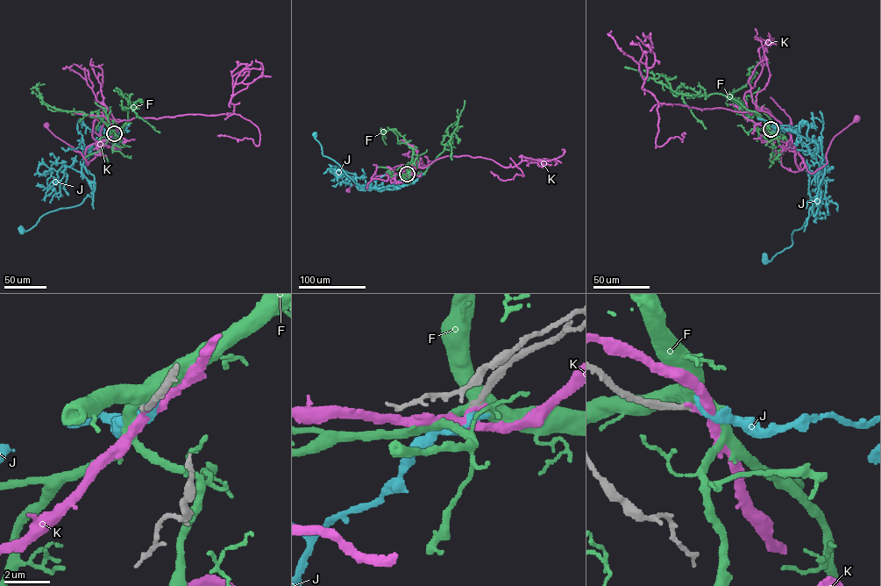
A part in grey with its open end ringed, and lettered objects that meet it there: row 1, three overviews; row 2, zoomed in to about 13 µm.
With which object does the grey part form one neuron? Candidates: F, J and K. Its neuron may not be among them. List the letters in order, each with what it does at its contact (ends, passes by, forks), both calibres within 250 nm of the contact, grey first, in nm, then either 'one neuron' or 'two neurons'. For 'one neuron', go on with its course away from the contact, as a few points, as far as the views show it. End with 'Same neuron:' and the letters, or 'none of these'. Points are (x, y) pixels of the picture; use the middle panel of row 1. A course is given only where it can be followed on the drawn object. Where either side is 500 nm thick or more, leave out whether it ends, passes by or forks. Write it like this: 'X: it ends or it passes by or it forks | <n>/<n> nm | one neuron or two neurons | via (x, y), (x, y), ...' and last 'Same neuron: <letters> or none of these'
F: 280/500 nm | two neurons
J: it ends | 240/360 nm | two neurons
K: it passes by | 280/170 nm | two neurons
Same neuron: none of these

